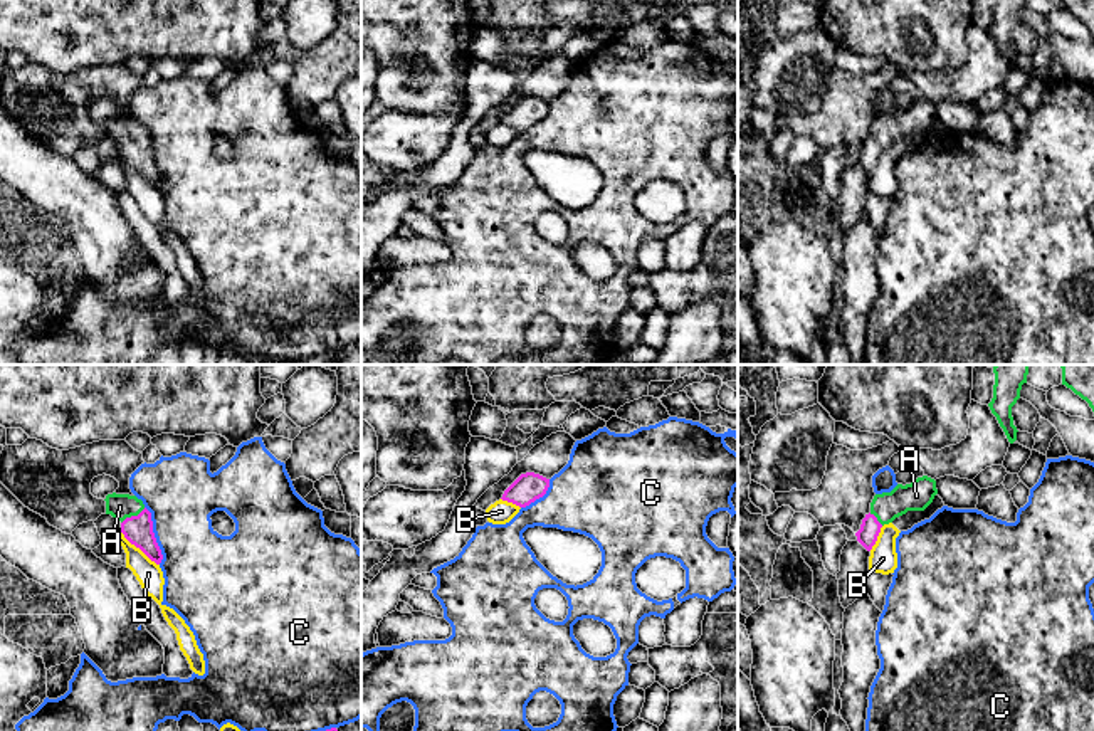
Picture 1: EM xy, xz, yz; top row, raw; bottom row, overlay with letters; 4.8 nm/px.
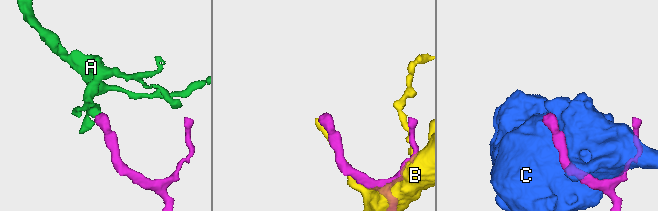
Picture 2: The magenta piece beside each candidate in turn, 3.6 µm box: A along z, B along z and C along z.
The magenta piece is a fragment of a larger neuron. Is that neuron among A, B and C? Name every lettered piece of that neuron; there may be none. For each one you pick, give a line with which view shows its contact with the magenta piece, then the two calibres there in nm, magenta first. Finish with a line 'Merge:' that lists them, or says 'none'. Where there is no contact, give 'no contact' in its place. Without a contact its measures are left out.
A: xy | 140/120 nm
Merge: A

